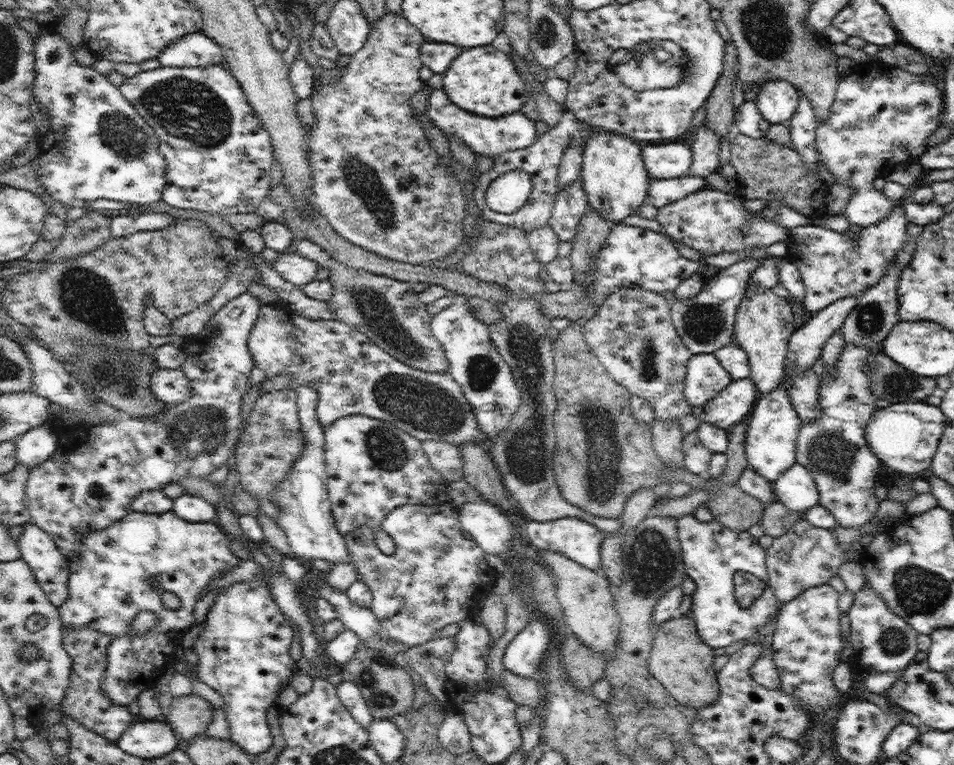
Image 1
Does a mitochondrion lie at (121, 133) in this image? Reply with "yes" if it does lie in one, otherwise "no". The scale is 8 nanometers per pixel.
yes

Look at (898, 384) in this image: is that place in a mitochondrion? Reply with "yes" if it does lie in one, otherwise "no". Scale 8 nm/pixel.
yes

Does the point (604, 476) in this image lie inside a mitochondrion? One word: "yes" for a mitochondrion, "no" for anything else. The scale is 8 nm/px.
yes

